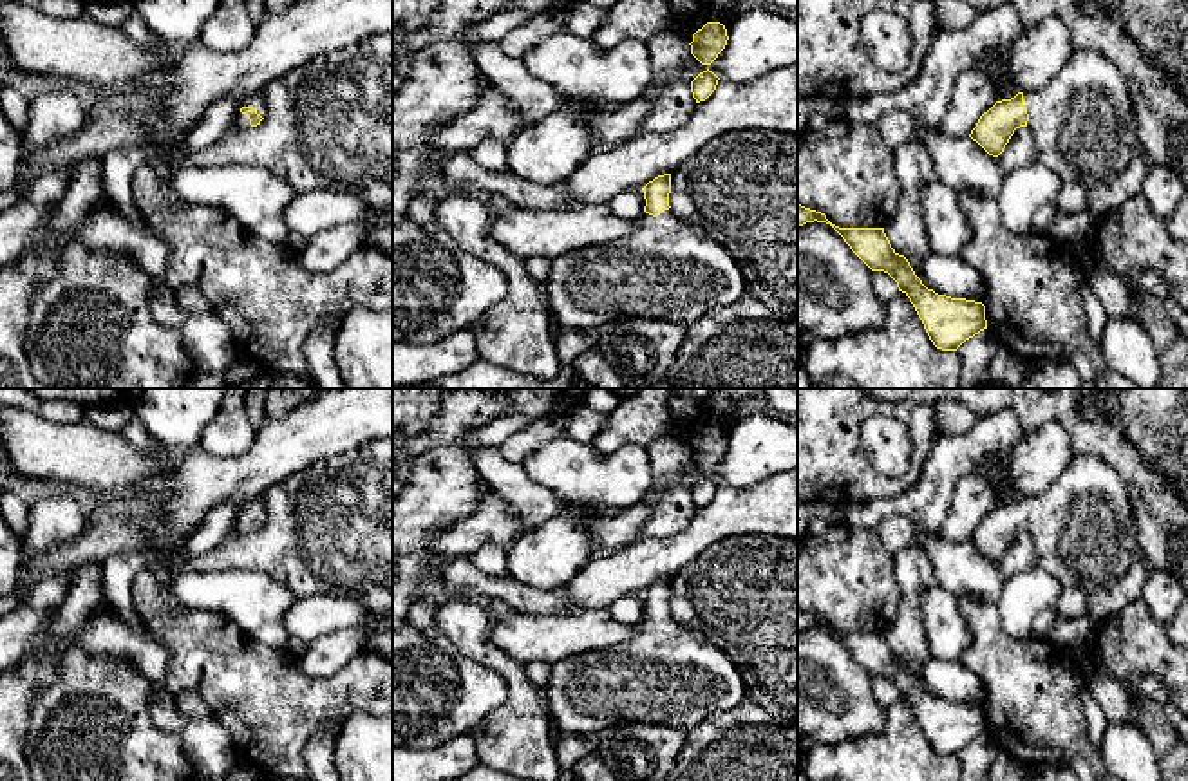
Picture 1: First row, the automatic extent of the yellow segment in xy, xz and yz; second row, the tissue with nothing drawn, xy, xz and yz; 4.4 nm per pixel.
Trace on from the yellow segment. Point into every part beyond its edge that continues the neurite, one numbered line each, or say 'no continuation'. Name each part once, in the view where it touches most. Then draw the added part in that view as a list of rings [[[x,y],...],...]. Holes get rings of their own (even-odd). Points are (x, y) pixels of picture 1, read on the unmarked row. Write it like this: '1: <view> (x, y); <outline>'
1: xy (257, 507); [[[255,497],[250,503],[242,504],[242,508],[237,515],[237,521],[233,524],[233,532],[251,533],[248,521],[240,517],[242,512],[253,512],[257,515],[257,519],[260,519],[266,524],[266,504],[264,504],[262,497]]]

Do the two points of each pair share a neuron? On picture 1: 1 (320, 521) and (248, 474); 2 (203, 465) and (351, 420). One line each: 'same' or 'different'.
1: different
2: same

